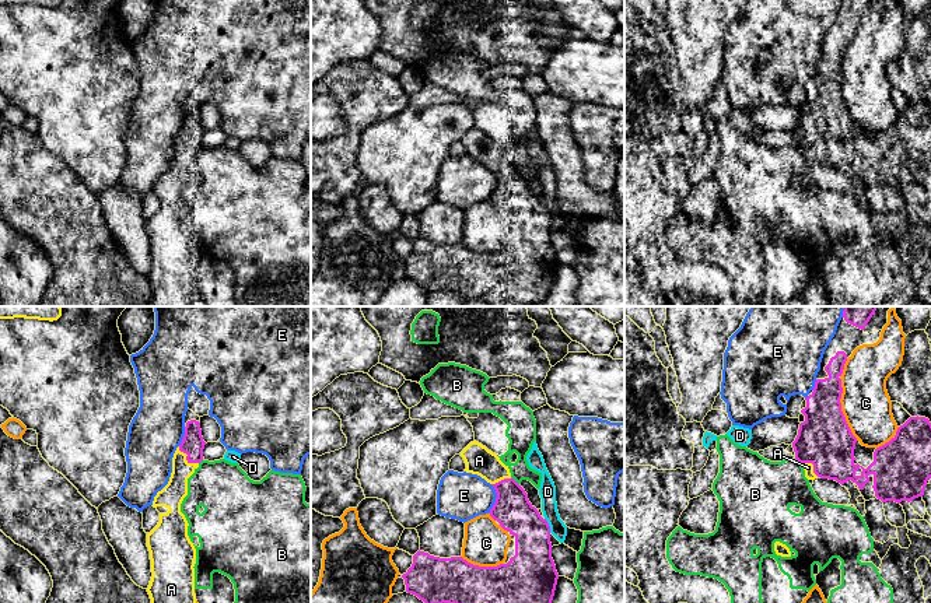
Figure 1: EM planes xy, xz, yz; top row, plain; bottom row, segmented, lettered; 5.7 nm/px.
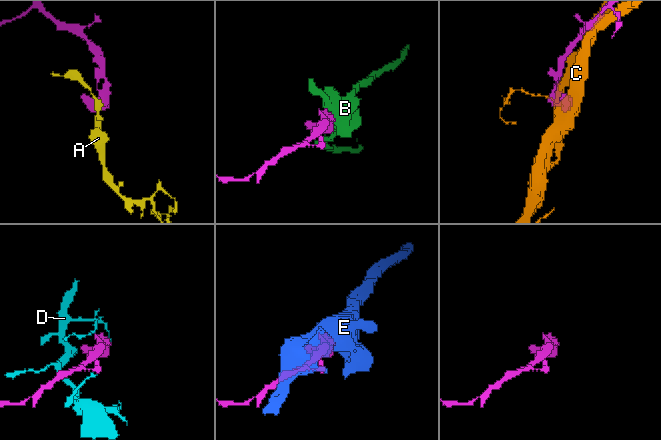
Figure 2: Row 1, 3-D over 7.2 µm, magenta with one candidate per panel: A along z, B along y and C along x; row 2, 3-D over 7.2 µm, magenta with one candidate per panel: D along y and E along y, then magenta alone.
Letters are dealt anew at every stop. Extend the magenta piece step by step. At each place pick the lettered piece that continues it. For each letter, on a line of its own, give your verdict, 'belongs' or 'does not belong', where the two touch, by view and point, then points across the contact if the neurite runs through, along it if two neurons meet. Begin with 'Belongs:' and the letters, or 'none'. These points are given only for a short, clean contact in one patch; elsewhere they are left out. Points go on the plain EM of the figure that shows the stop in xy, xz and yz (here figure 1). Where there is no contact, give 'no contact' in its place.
Belongs: A
A: belongs | xy (186, 144)
B: does not belong | xz (514, 167)
C: does not belong | yz (840, 95)
D: does not belong | xz (548, 211)
E: does not belong | xz (496, 185)

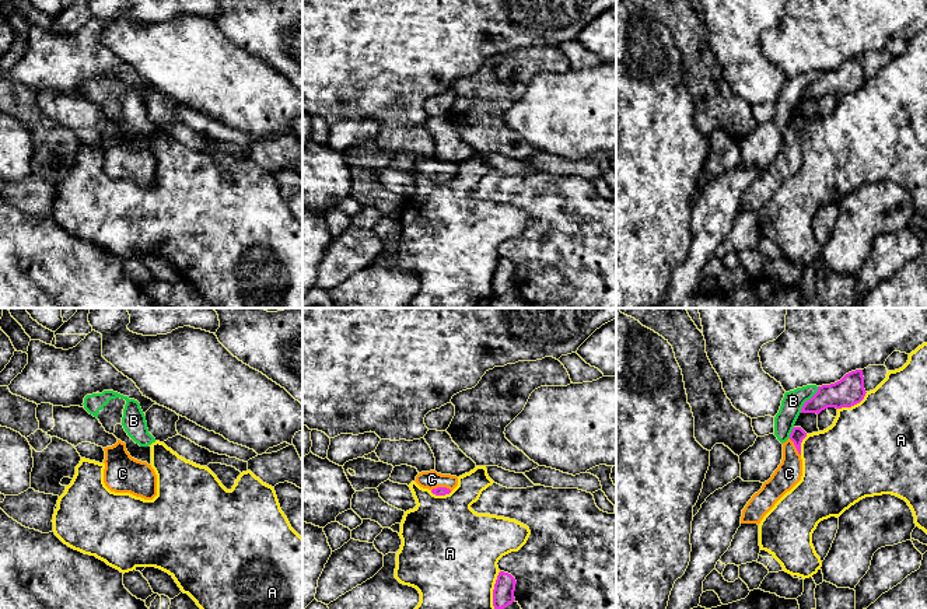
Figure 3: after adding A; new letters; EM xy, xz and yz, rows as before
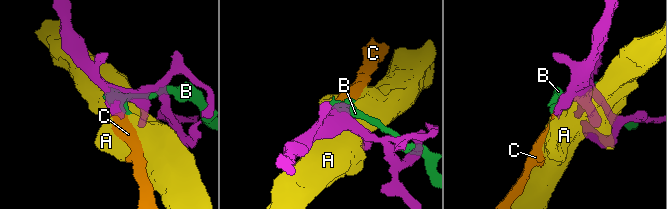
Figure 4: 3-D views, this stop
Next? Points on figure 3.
Belongs: C
A: does not belong | xz (493, 277)
B: does not belong | yz (810, 86) | along yz (819, 73), (800, 98)
C: belongs | xz (441, 174) | across xz (440, 177), (441, 174), (431, 165)

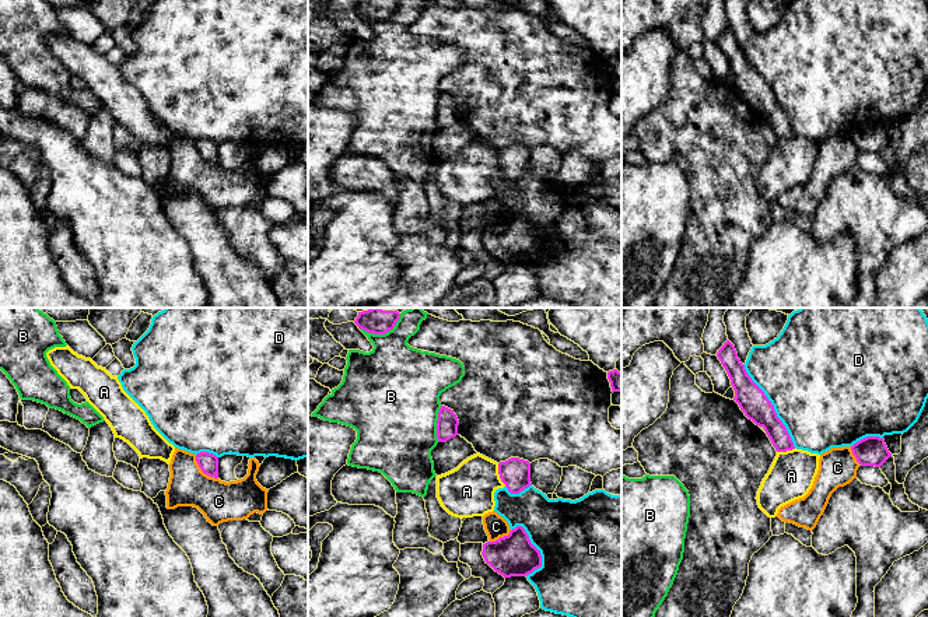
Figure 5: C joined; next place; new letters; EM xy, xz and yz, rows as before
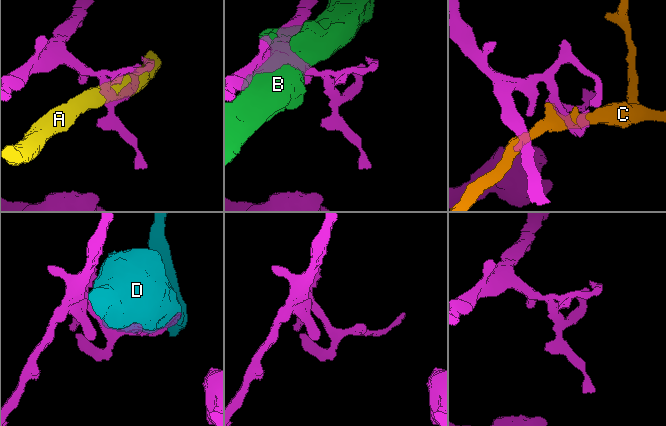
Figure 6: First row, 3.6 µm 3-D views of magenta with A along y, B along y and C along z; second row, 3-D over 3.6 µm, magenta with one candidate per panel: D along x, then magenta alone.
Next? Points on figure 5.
Belongs: none
A: does not belong | xz (500, 161)
B: does not belong | xz (437, 111)
C: does not belong | xy (202, 157)
D: does not belong | yz (773, 93)

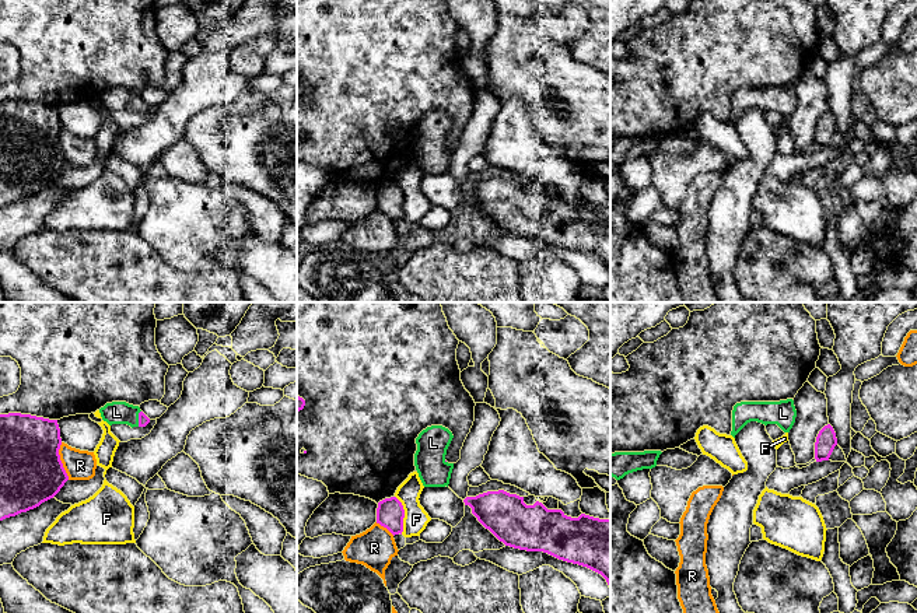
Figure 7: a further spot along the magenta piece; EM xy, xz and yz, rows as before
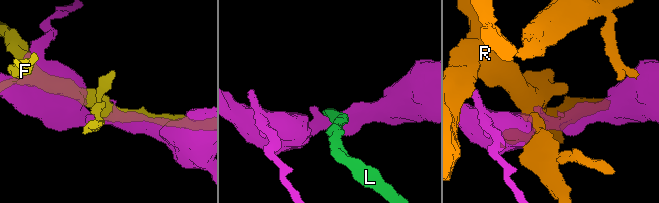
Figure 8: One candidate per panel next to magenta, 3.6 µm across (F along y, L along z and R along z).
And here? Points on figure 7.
Belongs: L
F: does not belong | xz (403, 202)
L: belongs | xy (139, 105) | across xy (143, 107), (139, 105), (116, 98)
R: does not belong | xy (60, 147)

